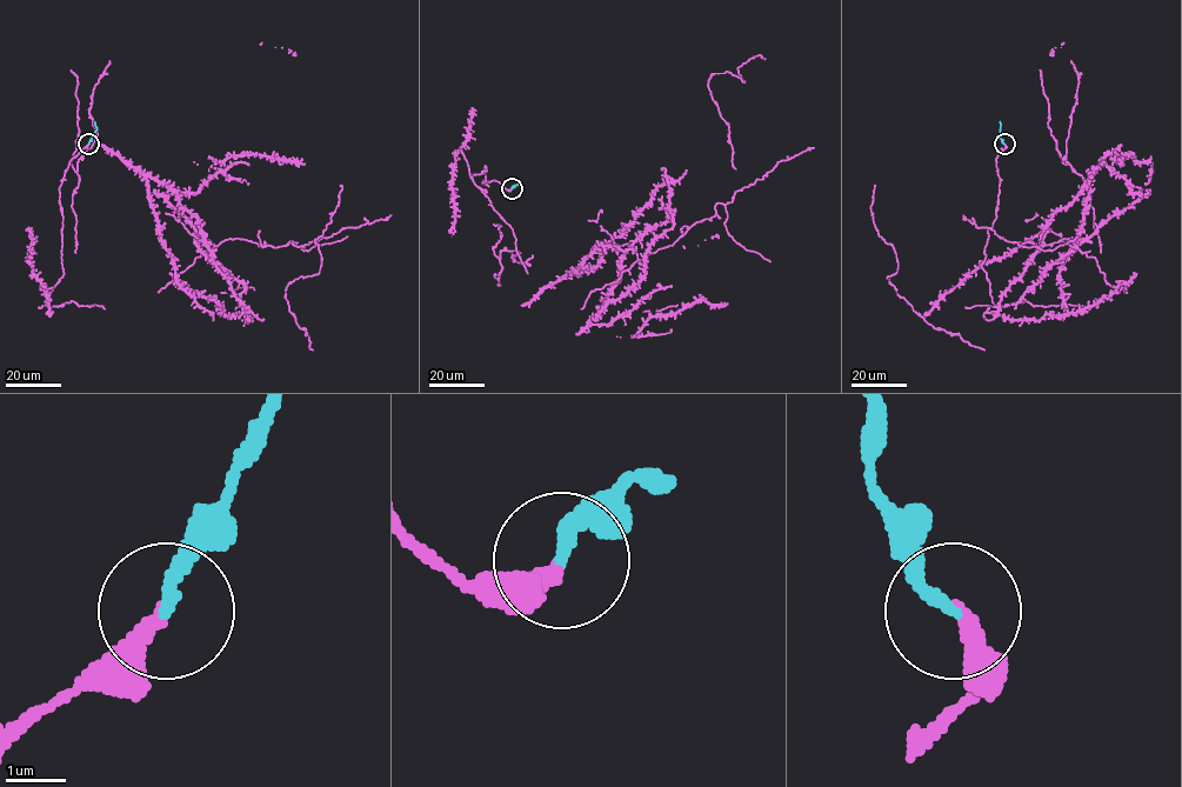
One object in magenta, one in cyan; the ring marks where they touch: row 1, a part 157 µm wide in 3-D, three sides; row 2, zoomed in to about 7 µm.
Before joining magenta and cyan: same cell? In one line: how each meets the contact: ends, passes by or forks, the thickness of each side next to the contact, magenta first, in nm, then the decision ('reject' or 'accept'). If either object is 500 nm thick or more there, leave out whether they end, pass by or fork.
magenta ends; cyan ends; calibres 320 and 240 nm; accept

